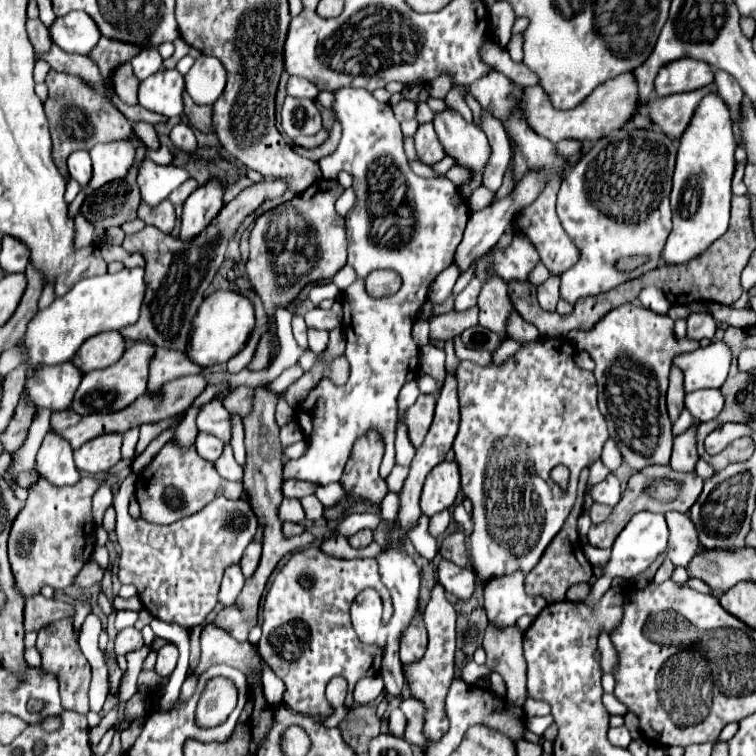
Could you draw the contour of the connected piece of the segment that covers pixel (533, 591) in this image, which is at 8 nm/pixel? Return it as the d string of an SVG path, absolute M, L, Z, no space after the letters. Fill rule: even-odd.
M584 469L584 473L580 473L580 483L578 483L578 497L574 503L574 509L570 513L570 517L566 519L566 525L558 531L558 537L554 537L554 541L550 541L550 545L546 547L546 553L542 555L542 561L538 561L538 565L526 575L526 593L528 595L540 595L544 597L548 603L558 603L566 599L566 591L576 585L576 583L586 583L592 577L592 565L580 557L580 541L576 547L576 521L578 515L582 513L582 503L584 503L584 493L586 493L586 481L588 481L588 469Z

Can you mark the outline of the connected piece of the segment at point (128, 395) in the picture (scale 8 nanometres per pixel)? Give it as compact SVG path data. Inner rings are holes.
M134 343L124 351L124 355L110 367L102 371L90 371L82 377L78 391L74 393L72 411L78 415L92 415L92 413L114 413L130 403L134 403L140 395L144 395L148 385L148 367L154 355L154 347L150 343Z

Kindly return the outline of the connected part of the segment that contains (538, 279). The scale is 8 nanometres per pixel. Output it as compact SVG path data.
M540 262L530 273L528 281L538 286L544 283L550 276L549 270Z

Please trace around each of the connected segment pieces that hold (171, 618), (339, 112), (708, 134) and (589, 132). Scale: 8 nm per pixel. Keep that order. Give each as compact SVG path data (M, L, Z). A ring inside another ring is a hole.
M130 473L114 495L114 509L116 509L116 536L122 547L120 553L120 581L134 585L138 589L138 597L150 615L168 621L168 623L178 623L186 629L192 629L196 625L202 625L204 619L210 615L210 611L218 603L218 591L220 591L220 581L224 577L226 567L236 565L248 547L248 543L254 539L254 533L258 529L258 519L250 507L248 501L244 499L226 499L218 497L198 513L184 517L172 525L152 525L148 521L142 521L142 517L132 519L128 513L130 497L135 493L138 475Z
M342 87L342 89L336 89L336 91L334 91L332 113L334 113L334 117L340 121L340 125L342 125L342 139L340 139L340 143L338 143L338 149L336 149L332 155L328 155L328 157L324 157L324 159L320 161L320 171L322 171L322 177L324 177L324 179L336 179L336 173L340 173L342 169L348 171L348 173L354 177L354 191L356 191L356 205L354 205L354 207L350 209L350 213L346 215L346 235L348 235L348 265L354 267L358 279L344 291L344 301L342 301L342 305L344 305L344 327L352 329L352 331L344 331L344 335L346 335L346 357L348 357L348 361L350 361L352 373L350 373L350 379L348 379L348 383L346 383L344 387L336 387L330 379L320 379L318 385L316 385L314 389L310 389L310 393L306 395L306 399L294 409L296 423L300 425L300 429L302 429L302 433L304 433L306 451L304 451L304 455L302 455L300 459L288 459L288 461L284 463L284 479L300 479L300 481L310 481L310 483L318 483L318 485L328 485L328 483L340 481L342 471L344 471L344 465L346 465L346 461L348 461L348 457L350 457L350 449L352 449L354 441L356 441L362 433L368 433L368 429L372 429L372 427L376 427L376 429L382 433L382 439L384 439L384 443L386 443L386 453L384 453L384 459L382 459L382 477L388 477L390 471L392 471L392 467L396 465L396 459L394 459L394 437L396 437L396 423L398 423L398 403L396 403L396 399L398 399L398 393L400 393L402 385L408 383L408 381L412 381L412 379L416 379L416 373L418 373L418 359L420 359L420 349L418 349L418 345L412 341L410 331L412 331L412 325L414 325L414 321L416 321L416 317L418 317L422 305L424 305L426 299L428 299L428 287L430 287L430 283L434 281L434 277L436 277L442 269L446 269L446 267L452 263L454 249L456 249L458 243L462 241L462 233L464 233L464 227L466 227L468 222L467 206L461 203L456 193L456 185L454 185L450 179L446 179L446 177L440 177L440 179L424 179L424 177L418 177L418 175L414 175L414 173L410 171L408 159L406 159L404 147L402 147L400 123L396 121L394 113L392 113L392 107L390 107L388 103L378 103L366 89ZM376 269L394 269L394 271L402 277L402 287L400 287L400 291L394 293L394 295L390 295L390 297L386 297L386 299L372 299L372 297L366 293L366 289L364 289L364 279L366 279L368 273L372 273L372 271L376 271Z
M708 93L698 103L698 109L690 119L690 127L686 127L686 131L682 133L676 153L674 187L670 195L674 229L662 253L662 259L666 263L686 263L726 233L730 219L730 183L736 167L736 147L738 143L734 141L732 115L728 105L718 97L718 93Z
M622 73L610 81L604 81L602 85L598 85L598 89L594 89L594 93L590 93L590 97L586 97L586 101L582 101L580 105L568 111L556 111L551 106L548 95L538 85L524 87L522 97L524 97L522 111L524 111L526 123L534 133L550 139L552 143L558 143L562 139L596 141L600 137L606 137L612 131L622 129L622 125L634 117L634 111L638 105L638 89L632 73Z

